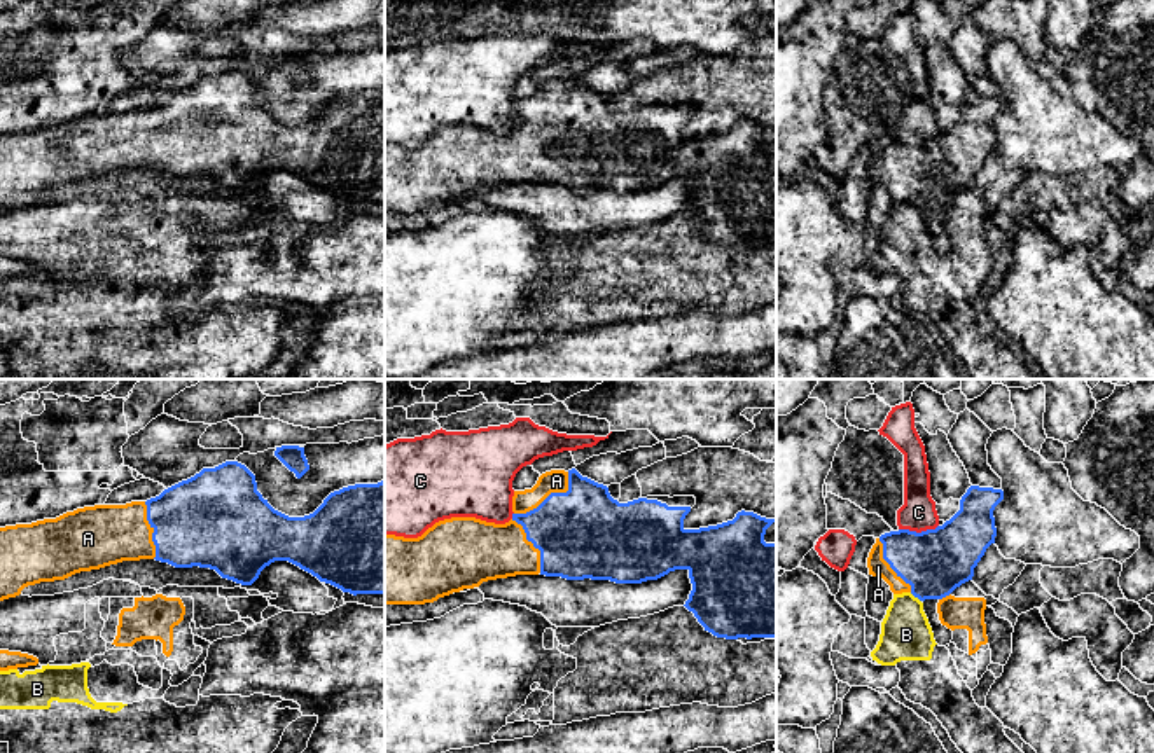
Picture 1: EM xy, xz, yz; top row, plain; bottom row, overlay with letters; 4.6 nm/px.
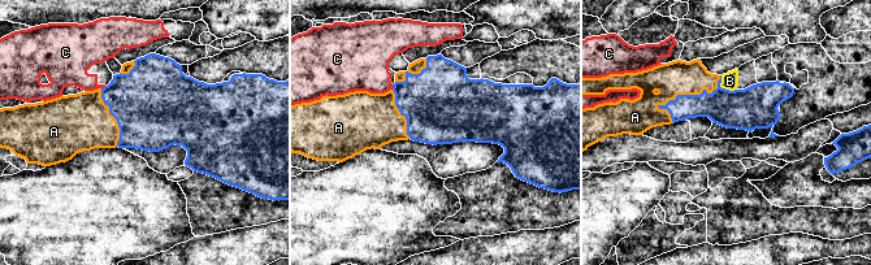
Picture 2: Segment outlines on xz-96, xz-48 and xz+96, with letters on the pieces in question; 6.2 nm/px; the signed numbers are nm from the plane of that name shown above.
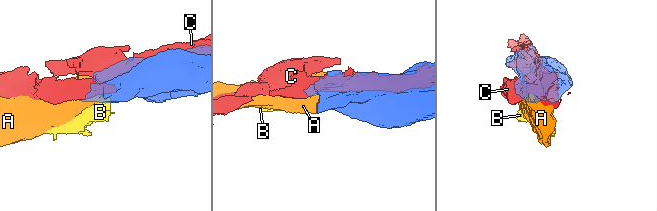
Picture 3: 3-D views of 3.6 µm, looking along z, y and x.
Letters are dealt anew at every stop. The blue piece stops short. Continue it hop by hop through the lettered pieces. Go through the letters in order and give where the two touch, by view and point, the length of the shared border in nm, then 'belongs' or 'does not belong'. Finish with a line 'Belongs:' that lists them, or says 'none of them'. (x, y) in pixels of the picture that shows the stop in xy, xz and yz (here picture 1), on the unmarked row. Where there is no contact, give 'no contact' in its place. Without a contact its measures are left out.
A: contact xz (551, 102); length 320 nm; belongs
B: contact yz (915, 205); length 70 nm; does not belong
C: contact yz (918, 142); length 190 nm; does not belong
Belongs: A

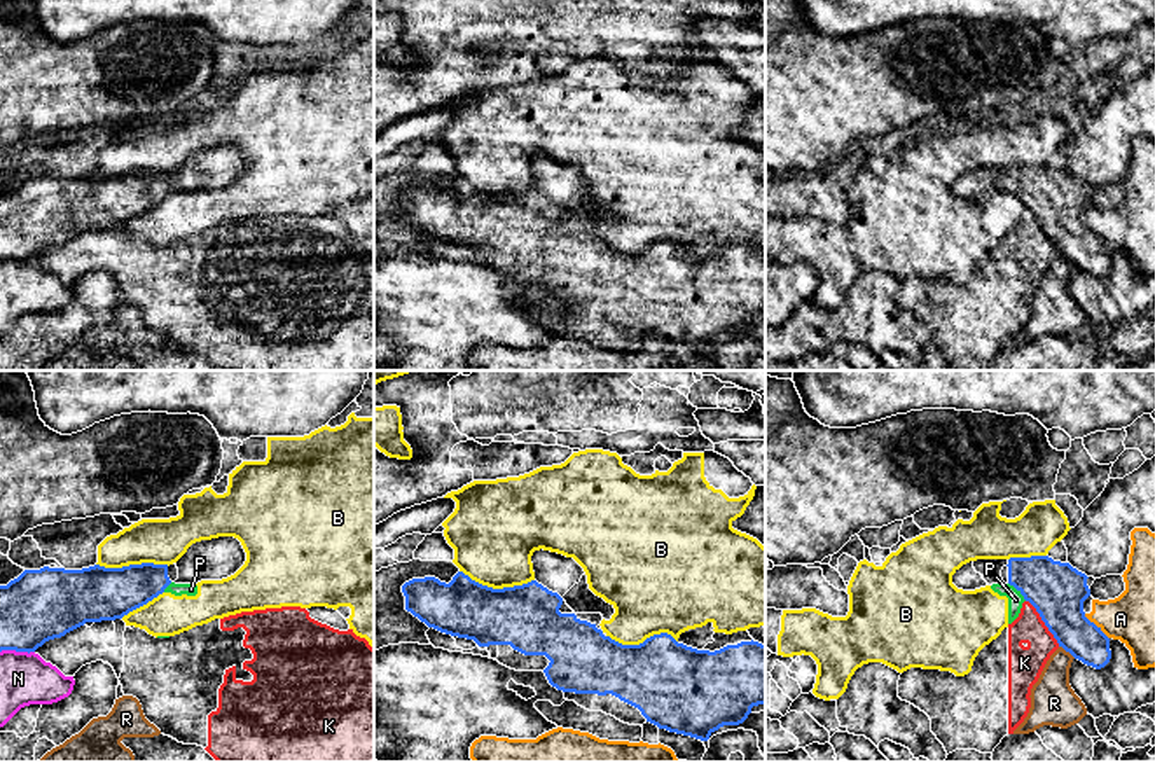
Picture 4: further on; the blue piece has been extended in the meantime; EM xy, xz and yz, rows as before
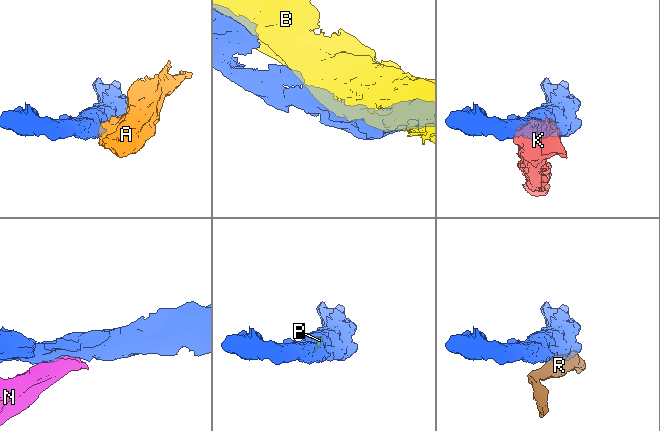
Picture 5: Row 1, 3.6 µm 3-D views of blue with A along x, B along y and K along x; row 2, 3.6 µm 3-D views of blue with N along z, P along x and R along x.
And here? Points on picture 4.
A: contact yz (1096, 235); length 170 nm; does not belong
B: contact xz (497, 198); length 340 nm; does not belong
K: contact yz (1044, 229); length 260 nm; does not belong
N: contact xy (16, 259); length 160 nm; does not belong
P: contact yz (1017, 198); length 120 nm; does not belong
R: contact yz (1068, 259); length 100 nm; does not belong
Belongs: none of them

